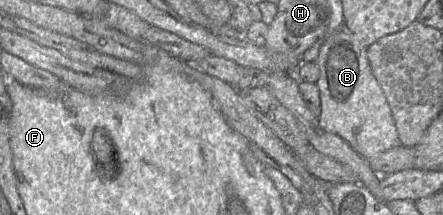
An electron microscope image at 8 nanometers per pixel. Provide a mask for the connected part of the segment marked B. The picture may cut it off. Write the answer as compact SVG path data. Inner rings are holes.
M345 27L328 34L322 42L316 64L320 76L316 82L319 88L321 113L318 121L327 132L339 136L361 157L368 159L397 147L399 143L395 121L378 81L373 75L367 58L367 49Z

